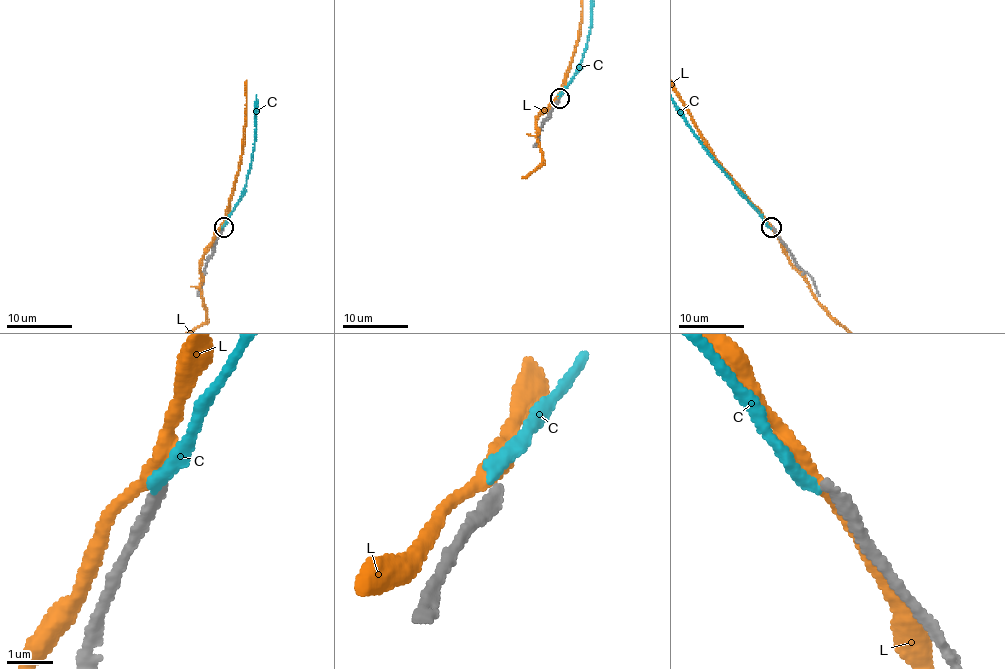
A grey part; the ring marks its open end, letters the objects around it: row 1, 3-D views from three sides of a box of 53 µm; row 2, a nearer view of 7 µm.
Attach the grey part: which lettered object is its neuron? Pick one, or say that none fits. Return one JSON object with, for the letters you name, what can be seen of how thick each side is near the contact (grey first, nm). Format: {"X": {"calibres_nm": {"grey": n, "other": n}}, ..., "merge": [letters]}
{"merge": []}

